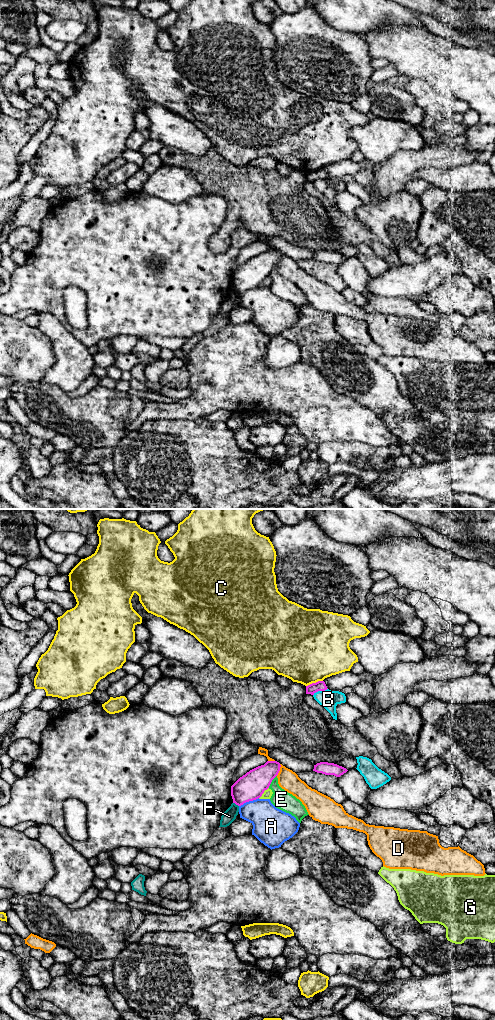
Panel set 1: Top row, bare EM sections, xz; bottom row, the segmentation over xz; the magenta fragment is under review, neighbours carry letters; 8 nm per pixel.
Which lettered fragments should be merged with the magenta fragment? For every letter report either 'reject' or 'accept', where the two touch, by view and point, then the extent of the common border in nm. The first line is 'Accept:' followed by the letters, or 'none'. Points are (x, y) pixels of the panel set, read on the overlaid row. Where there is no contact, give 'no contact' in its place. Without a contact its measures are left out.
Accept: none
A: reject | xz (248, 801) | 180 nm
B: reject | xz (320, 690) | 130 nm
C: reject | xz (314, 683) | 140 nm
D: reject | xz (279, 770) | 100 nm
E: reject | xz (271, 781) | 120 nm
F: reject | xz (236, 804) | 60 nm
G: reject | xz (263, 792) | 120 nm

